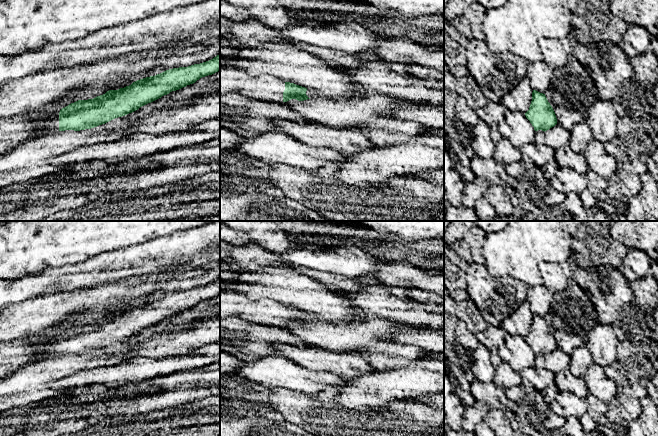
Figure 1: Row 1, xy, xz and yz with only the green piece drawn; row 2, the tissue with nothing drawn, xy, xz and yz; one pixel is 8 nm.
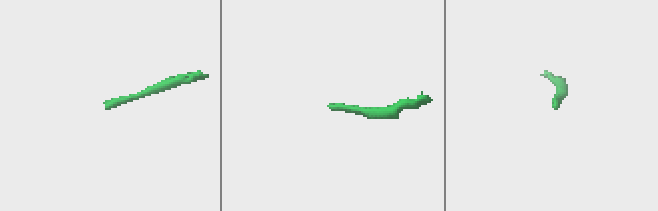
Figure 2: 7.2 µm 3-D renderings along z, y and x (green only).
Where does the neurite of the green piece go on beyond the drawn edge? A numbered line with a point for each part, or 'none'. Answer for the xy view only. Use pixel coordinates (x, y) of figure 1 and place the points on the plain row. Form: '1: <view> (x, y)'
1: xy (46, 348)

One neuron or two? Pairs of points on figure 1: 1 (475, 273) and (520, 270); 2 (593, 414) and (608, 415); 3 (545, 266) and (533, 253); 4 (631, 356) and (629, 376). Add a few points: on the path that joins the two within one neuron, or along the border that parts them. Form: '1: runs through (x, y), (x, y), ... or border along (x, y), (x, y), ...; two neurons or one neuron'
1: border along (484, 264), (487, 271), (497, 278), (511, 277); two neurons
2: runs through (597, 414), (604, 414); one neuron
3: border along (559, 262), (538, 263), (542, 283); two neurons
4: runs through (631, 361), (631, 371); one neuron

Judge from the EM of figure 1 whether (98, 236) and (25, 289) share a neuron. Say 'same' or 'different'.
different

